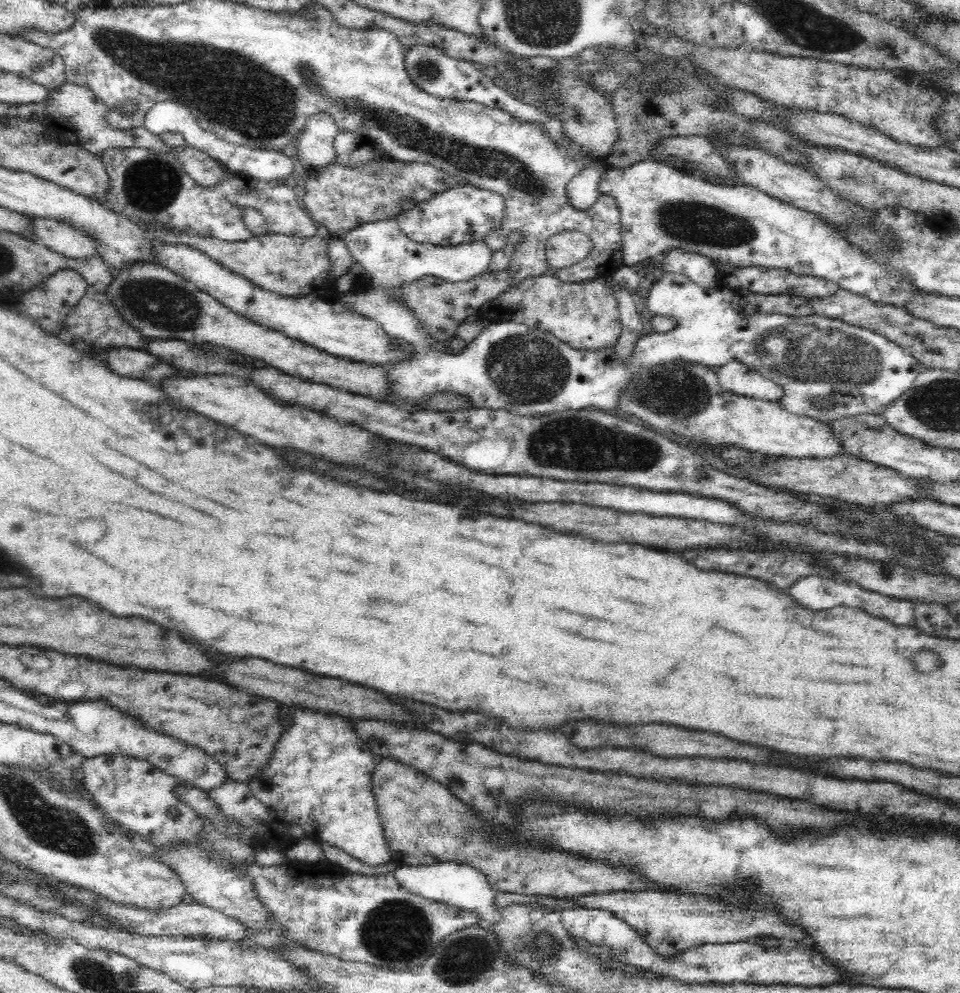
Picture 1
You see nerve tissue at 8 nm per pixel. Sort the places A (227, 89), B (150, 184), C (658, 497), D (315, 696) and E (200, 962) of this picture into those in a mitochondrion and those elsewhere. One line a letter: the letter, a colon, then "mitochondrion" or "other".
A: mitochondrion
B: mitochondrion
C: other
D: mitochondrion
E: other

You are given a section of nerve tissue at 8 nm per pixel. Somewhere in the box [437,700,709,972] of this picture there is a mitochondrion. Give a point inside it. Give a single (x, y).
(551, 949)

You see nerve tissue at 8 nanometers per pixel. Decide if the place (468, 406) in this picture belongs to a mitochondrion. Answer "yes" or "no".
no

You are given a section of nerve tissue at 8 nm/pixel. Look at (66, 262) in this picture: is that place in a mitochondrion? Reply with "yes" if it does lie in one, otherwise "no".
no

